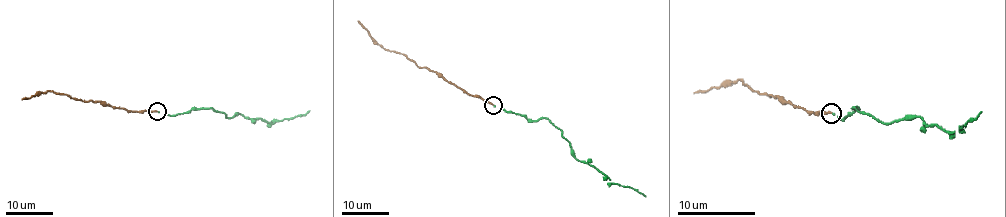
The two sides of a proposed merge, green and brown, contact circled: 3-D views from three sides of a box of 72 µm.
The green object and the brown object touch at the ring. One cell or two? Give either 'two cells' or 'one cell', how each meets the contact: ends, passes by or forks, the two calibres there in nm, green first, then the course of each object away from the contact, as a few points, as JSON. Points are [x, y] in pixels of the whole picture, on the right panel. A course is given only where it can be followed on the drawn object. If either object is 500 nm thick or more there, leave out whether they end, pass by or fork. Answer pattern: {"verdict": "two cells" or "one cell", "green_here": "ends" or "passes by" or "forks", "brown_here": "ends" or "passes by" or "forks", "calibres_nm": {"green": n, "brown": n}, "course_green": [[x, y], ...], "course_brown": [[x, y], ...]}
{"verdict": "one cell", "green_here": "ends", "brown_here": "ends", "calibres_nm": {"green": 130, "brown": 190}, "course_green": [[833, 113], [842, 119], [856, 109], [852, 108], [883, 123], [920, 117], [928, 125], [960, 131], [981, 111]], "course_brown": [[831, 113], [815, 113], [784, 104], [776, 98], [758, 94], [739, 80], [723, 82], [694, 94]]}

